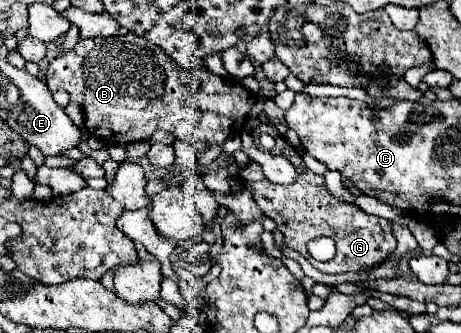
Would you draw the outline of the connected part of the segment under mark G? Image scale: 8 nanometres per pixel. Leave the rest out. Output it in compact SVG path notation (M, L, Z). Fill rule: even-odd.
M249 163L245 169L241 169L241 173L237 175L237 181L251 189L257 205L277 223L277 229L285 235L287 247L305 255L305 259L323 273L347 273L347 271L369 273L371 269L381 265L389 257L389 253L395 251L397 241L391 233L391 223L387 219L367 215L357 205L349 205L349 203L335 199L323 185L317 187L315 195L301 195L299 191L303 189L297 187L297 183L303 183L303 175L299 175L299 181L287 187L275 185L263 175L261 165ZM277 209L283 209L285 213L279 215ZM321 235L327 235L335 239L337 243L337 255L329 263L315 261L307 251L307 241L313 237L321 237Z

